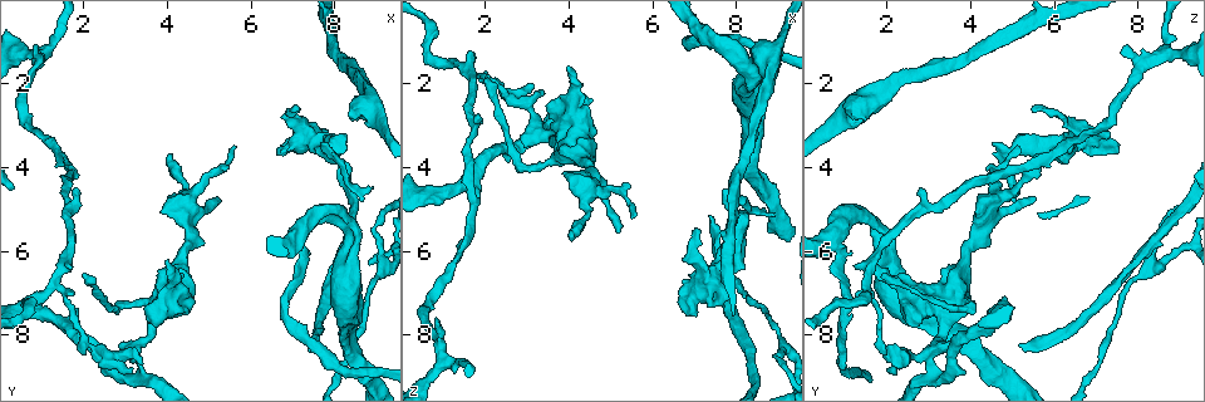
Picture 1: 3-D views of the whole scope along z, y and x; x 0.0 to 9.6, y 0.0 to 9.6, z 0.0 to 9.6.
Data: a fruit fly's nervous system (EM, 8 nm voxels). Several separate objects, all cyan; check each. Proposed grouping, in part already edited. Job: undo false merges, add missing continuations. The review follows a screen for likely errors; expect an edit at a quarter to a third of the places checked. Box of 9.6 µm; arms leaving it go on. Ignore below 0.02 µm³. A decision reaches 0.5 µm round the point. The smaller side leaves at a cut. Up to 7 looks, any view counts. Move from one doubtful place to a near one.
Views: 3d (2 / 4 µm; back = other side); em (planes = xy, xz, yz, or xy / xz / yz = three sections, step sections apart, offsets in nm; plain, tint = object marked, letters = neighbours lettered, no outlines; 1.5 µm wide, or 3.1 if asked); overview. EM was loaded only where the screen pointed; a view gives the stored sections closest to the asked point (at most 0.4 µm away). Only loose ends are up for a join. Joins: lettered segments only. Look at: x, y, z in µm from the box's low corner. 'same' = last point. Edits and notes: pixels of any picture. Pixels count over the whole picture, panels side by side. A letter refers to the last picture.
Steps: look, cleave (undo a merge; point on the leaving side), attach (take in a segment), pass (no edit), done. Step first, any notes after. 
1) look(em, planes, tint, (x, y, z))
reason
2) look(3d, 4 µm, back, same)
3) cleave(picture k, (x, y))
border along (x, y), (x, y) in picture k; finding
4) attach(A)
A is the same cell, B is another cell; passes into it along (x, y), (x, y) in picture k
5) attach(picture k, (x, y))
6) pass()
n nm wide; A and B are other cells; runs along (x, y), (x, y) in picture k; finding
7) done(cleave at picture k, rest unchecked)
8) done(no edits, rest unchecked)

look(em, yz, step 8, tint, (6.80, 3.65, 7.40))
an open end

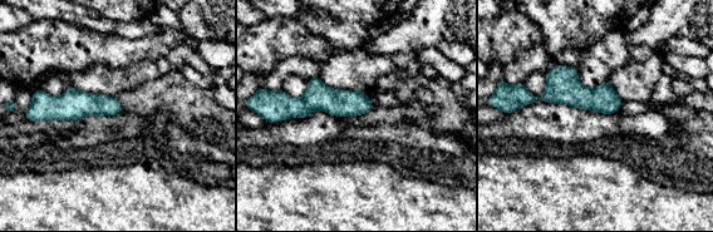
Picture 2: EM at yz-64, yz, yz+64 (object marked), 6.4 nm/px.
look(em, planes, letters, same)

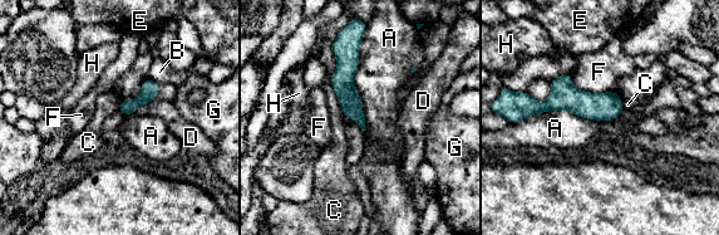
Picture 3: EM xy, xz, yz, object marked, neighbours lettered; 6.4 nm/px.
pass()
A, B, C, D, E, F, G and H are other cells; runs along (619, 103), (550, 103), (526, 109) in picture 3; no lettered segment goes on from it

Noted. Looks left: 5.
look(3d, 2 µm, (8.90, 4.55, 5.10))
tapers out

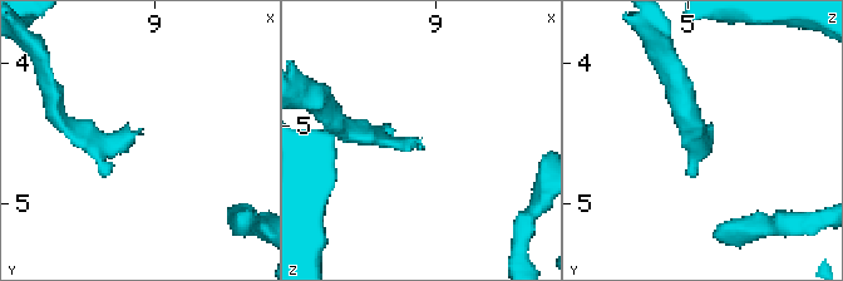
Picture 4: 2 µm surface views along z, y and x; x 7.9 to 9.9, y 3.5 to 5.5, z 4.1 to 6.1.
look(em, planes, letters, (8.90, 4.48, 5.14))

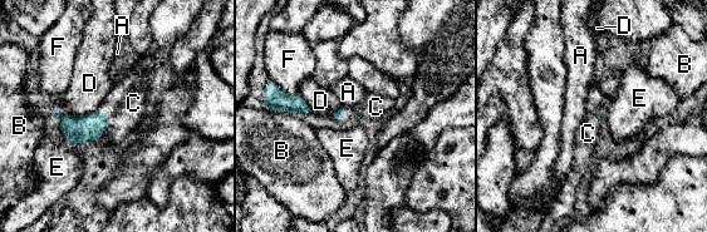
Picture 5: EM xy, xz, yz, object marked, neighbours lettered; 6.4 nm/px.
attach(C)
C is the same cell, A, B, D, E and F are other cells; passes into it along (77, 128), (107, 127), (133, 103) in picture 5; it goes on there

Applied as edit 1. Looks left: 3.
done(attach at picture 5, rest unchecked)

